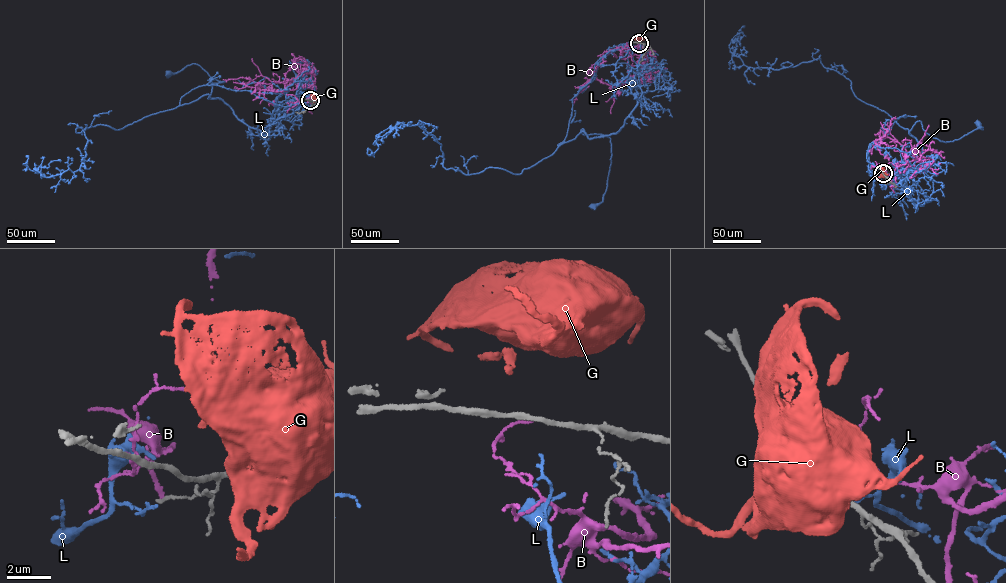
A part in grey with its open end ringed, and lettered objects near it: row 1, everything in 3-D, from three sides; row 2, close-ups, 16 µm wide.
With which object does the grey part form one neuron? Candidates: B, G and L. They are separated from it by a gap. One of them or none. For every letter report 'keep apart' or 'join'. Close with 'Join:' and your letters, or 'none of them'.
B: keep apart
G: join
L: keep apart
Join: G

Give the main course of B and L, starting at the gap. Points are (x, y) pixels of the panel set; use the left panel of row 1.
B: (309, 99), (315, 78), (303, 68), (293, 80), (256, 87), (277, 92), (306, 83)
L: (310, 102), (286, 109), (260, 130), (221, 99), (208, 98), (209, 78), (226, 80), (195, 63), (168, 74)

